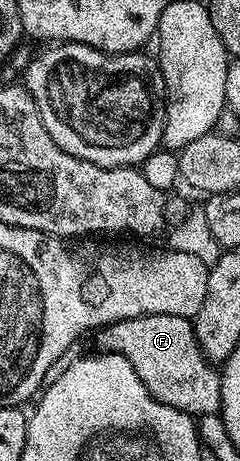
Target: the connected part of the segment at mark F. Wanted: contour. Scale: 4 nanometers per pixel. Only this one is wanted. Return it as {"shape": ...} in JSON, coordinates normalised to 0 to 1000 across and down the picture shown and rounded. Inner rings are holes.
{"shape":[[[633,679],[629,683],[579,683],[546,692],[483,696],[400,720],[400,755],[425,766],[492,766],[563,796],[563,813],[629,848],[629,857],[663,874],[696,883],[729,883],[746,892],[817,900],[825,907],[883,896],[921,894],[921,813],[908,794],[883,783],[867,783],[846,770],[846,761],[821,742],[821,729],[804,716],[800,694],[746,683],[679,683],[675,679]]]}

